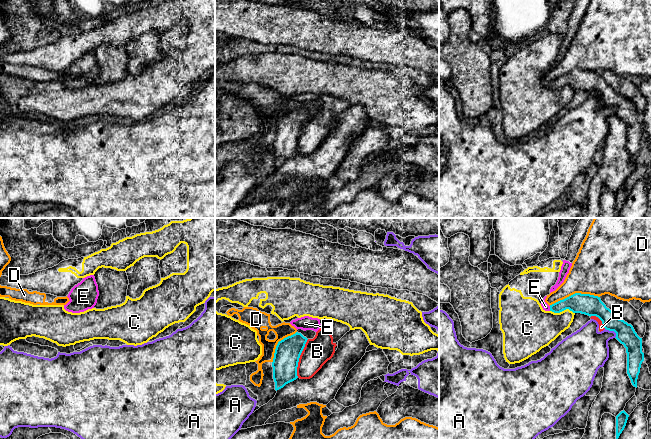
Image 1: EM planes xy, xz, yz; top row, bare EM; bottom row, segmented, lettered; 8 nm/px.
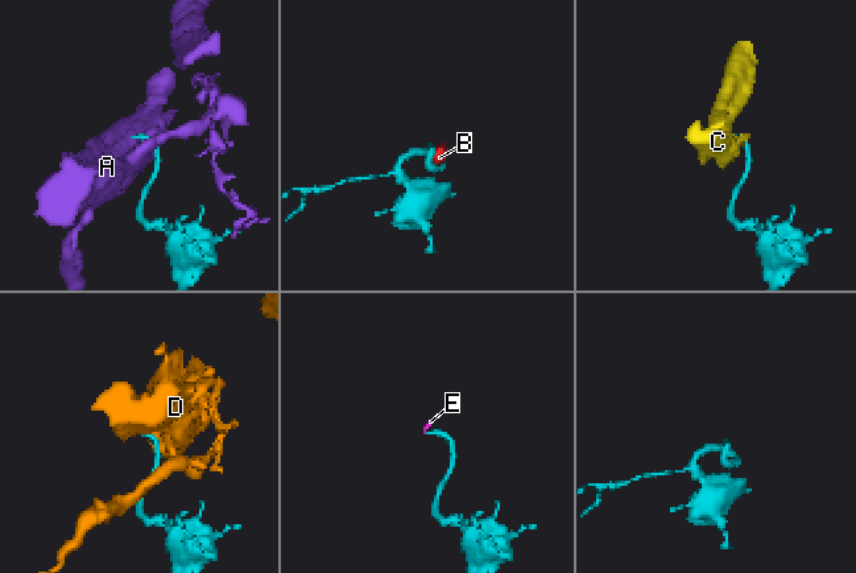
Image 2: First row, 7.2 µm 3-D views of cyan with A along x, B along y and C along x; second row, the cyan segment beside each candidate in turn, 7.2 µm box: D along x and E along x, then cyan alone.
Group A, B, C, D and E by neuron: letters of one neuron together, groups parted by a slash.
A / B / C / D / E

